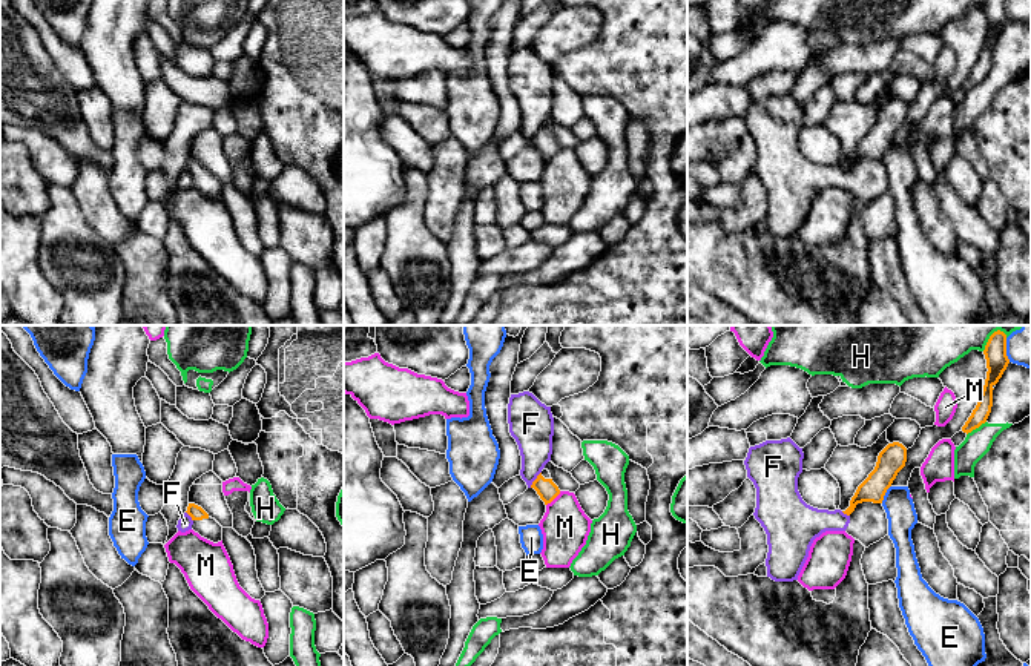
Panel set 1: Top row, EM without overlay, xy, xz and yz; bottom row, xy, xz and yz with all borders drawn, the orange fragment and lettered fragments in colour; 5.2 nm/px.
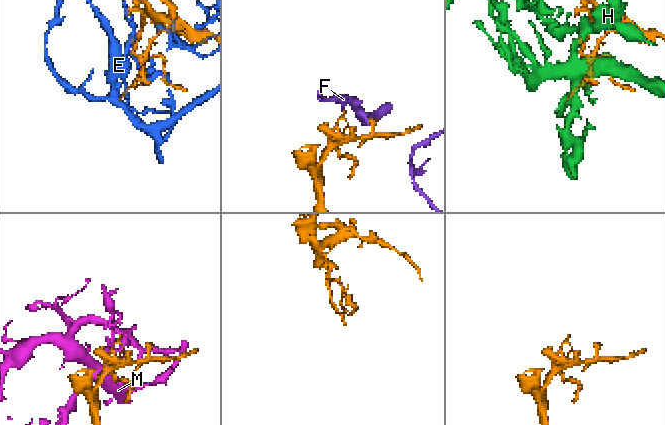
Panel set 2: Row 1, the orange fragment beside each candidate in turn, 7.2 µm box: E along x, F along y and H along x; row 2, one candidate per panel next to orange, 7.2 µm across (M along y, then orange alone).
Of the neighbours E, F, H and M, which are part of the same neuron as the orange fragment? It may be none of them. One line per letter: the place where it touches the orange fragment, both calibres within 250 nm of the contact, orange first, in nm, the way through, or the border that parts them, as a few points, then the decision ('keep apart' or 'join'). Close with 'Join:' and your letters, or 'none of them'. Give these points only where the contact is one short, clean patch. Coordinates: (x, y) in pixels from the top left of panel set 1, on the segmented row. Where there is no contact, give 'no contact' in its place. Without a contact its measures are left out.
E: yz (884, 494) | 150/150 nm | keep apart
F: xz (536, 479) | 100/200 nm | along xz (540, 471), (530, 487) | keep apart
H: yz (976, 427) | 90/140 nm | keep apart
M: xz (553, 499) | 100/260 nm | keep apart
Join: none of them

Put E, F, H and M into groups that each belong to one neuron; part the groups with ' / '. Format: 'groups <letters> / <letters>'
groups E / F / H / M

